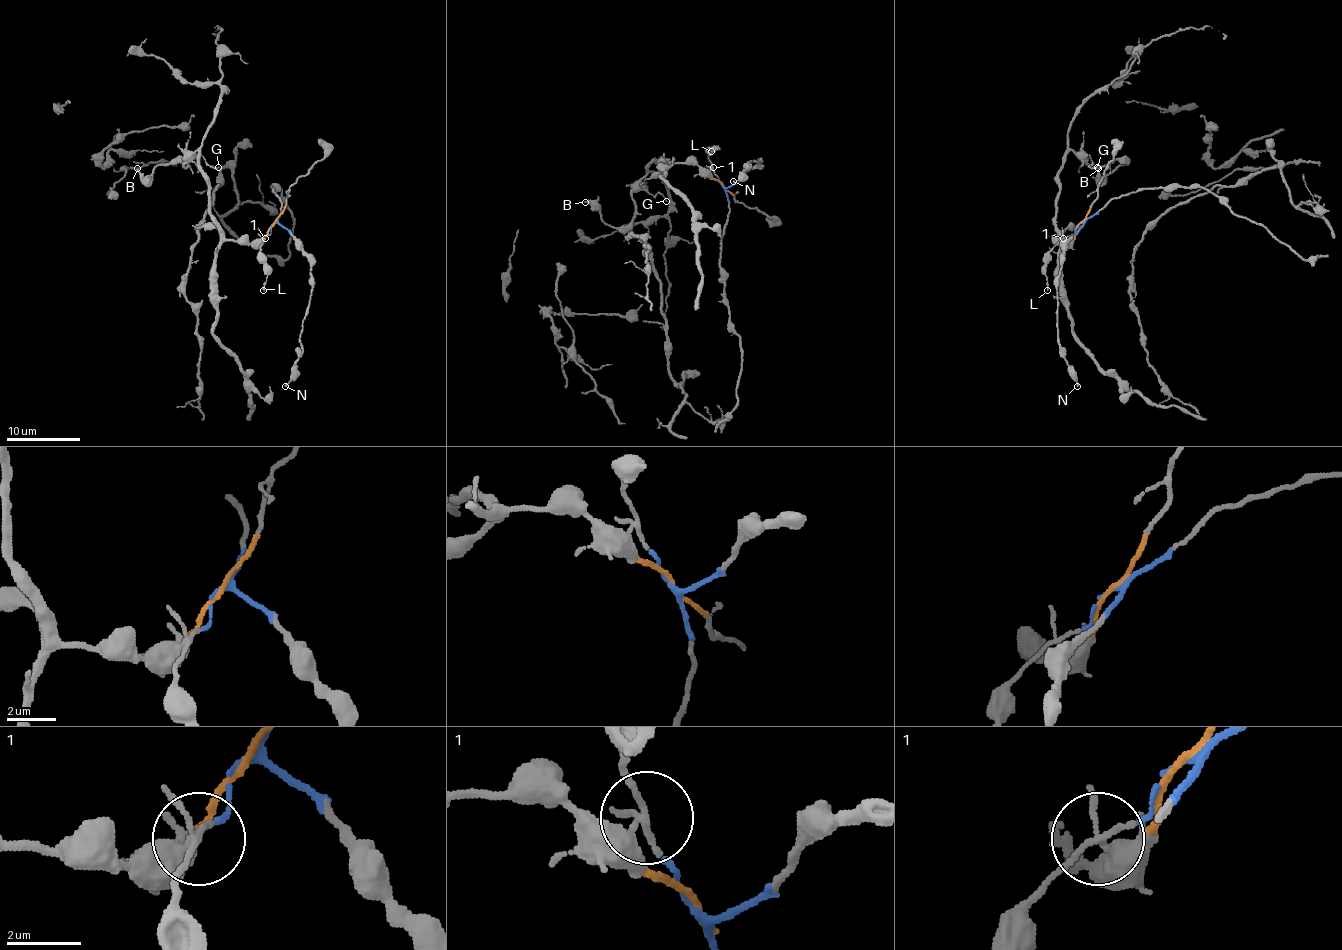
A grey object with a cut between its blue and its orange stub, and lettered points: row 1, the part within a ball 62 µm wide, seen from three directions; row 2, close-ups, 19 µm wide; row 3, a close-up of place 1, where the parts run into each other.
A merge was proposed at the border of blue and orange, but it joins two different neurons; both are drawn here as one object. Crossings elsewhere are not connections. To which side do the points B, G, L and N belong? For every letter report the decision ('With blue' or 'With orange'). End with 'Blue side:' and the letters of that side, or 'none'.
B: With orange
G: With orange
L: With blue
N: With blue
Blue side: L, N

